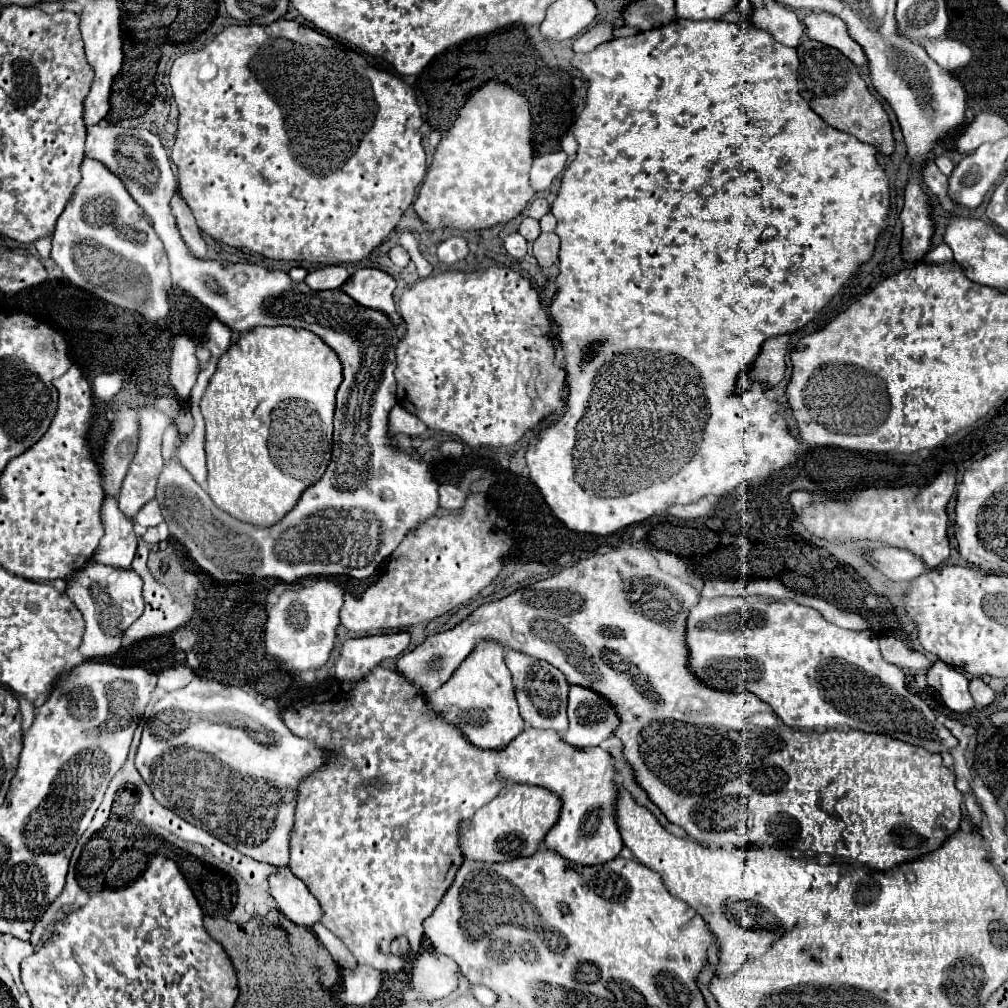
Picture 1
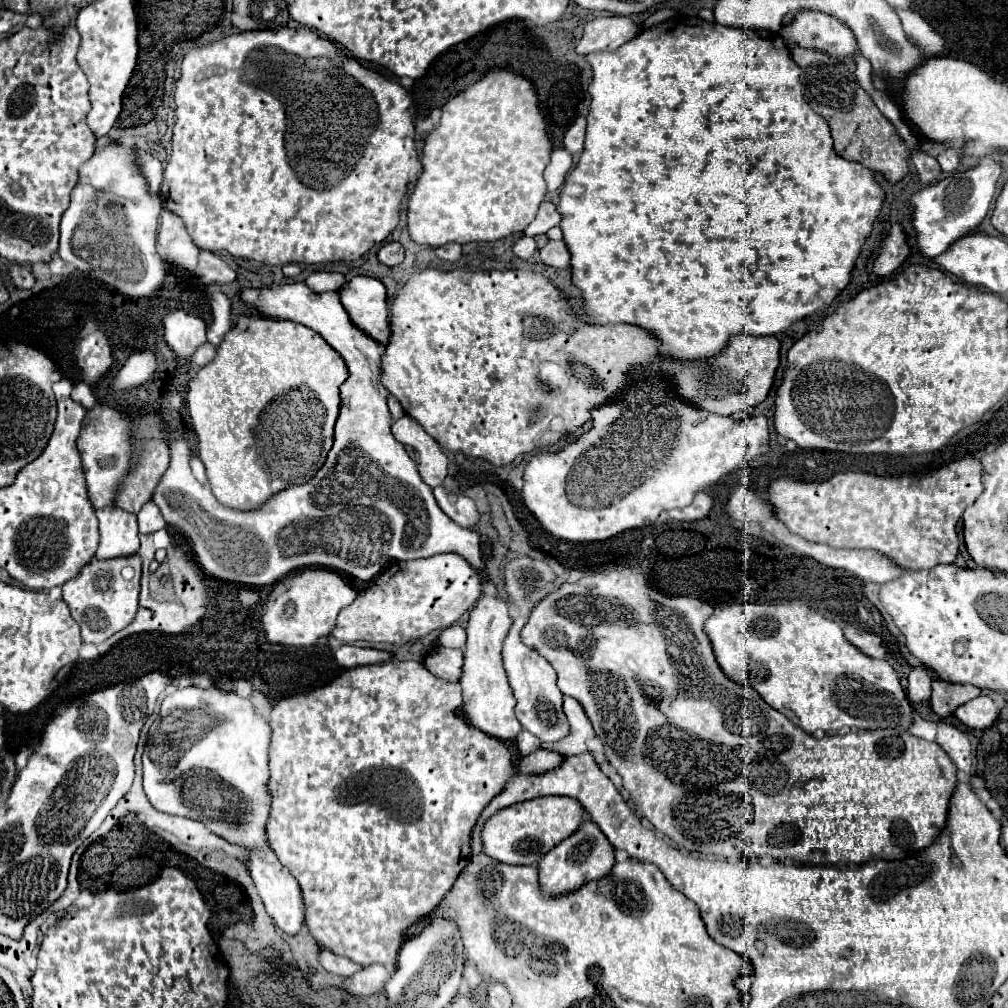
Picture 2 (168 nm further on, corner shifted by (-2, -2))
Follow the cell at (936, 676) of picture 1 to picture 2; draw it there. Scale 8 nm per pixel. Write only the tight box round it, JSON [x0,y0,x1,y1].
[955,696,999,730]

